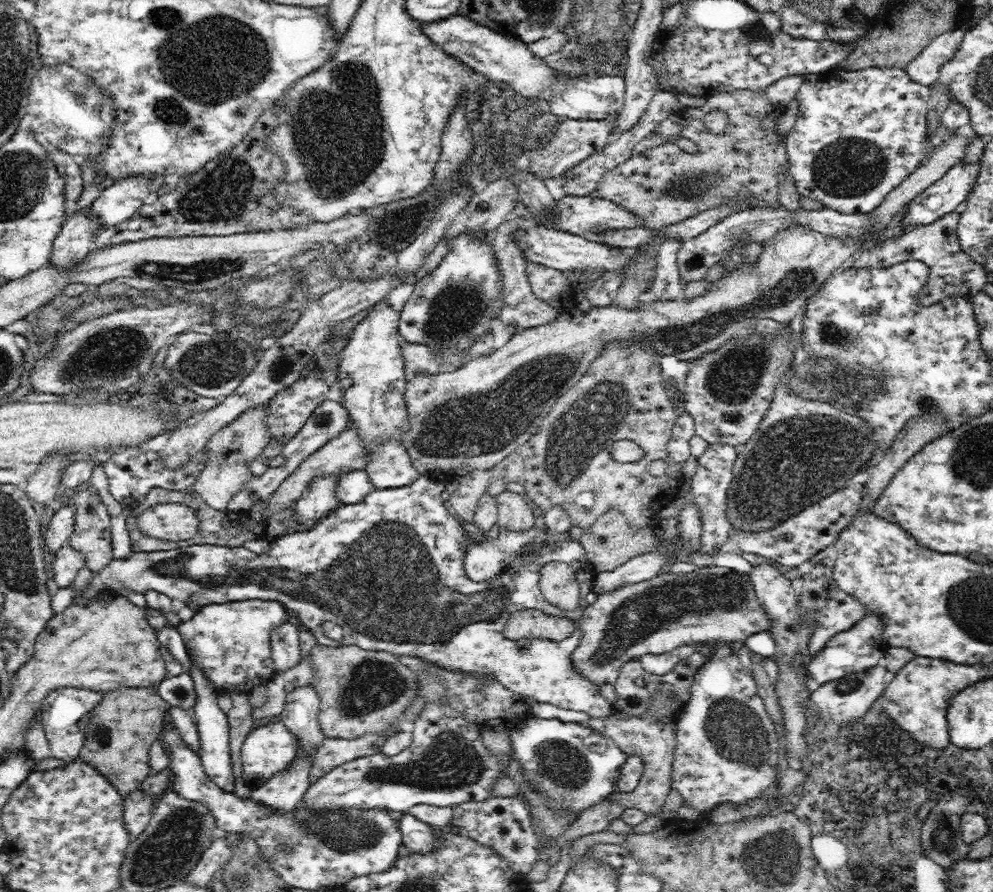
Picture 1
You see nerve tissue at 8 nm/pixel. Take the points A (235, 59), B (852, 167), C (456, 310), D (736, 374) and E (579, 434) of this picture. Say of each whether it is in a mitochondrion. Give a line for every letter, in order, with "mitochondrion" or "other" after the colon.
A: mitochondrion
B: mitochondrion
C: mitochondrion
D: mitochondrion
E: mitochondrion

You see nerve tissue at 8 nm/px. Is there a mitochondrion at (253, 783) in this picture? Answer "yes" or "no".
no

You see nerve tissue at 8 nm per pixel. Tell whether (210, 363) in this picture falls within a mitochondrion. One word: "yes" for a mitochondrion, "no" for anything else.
yes

